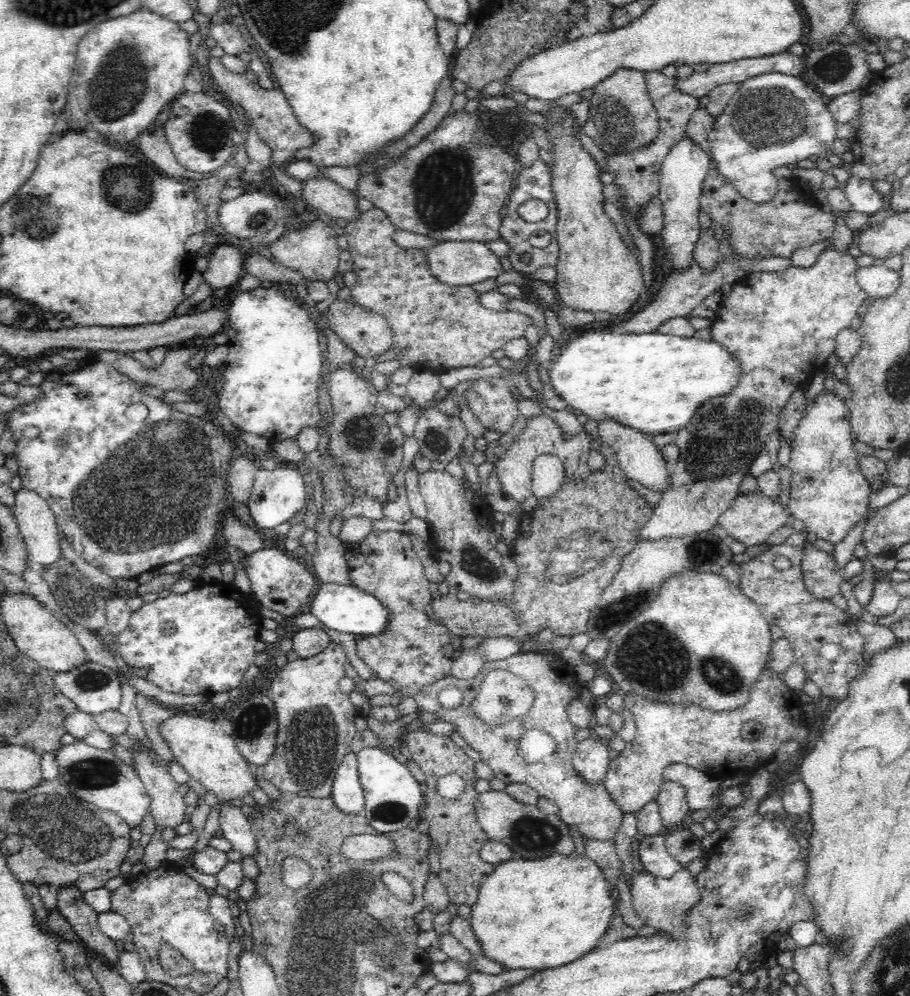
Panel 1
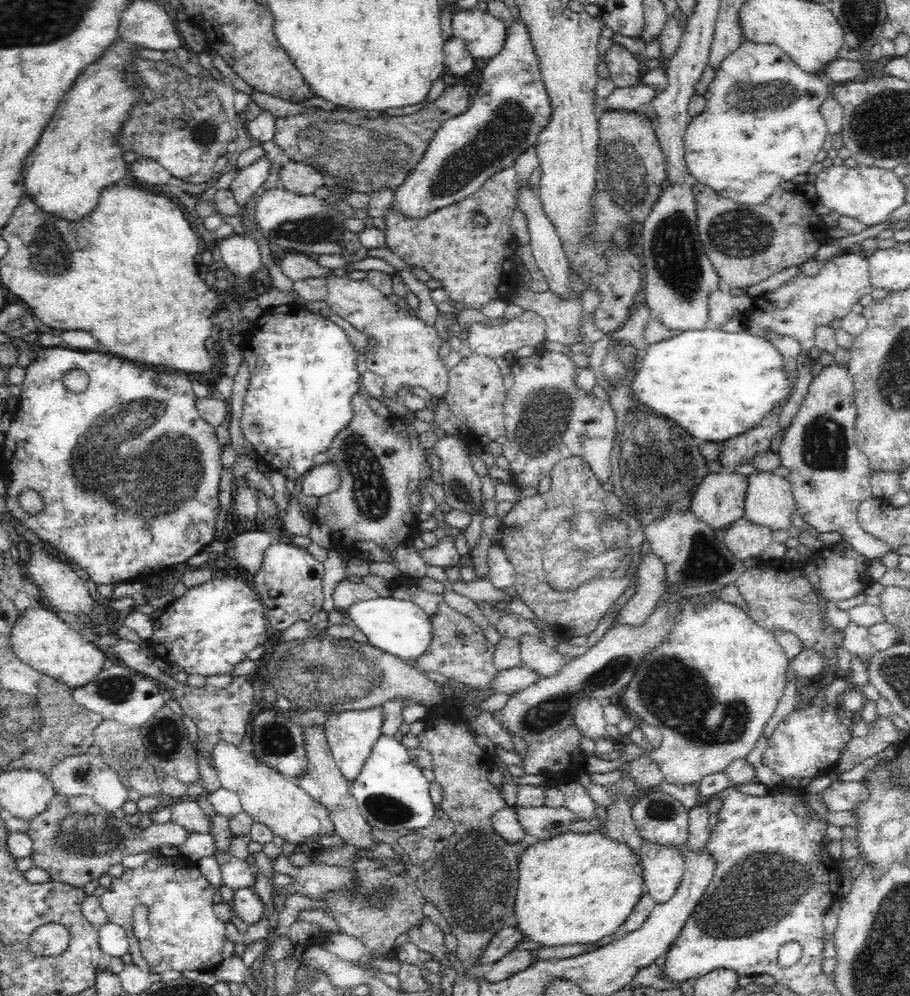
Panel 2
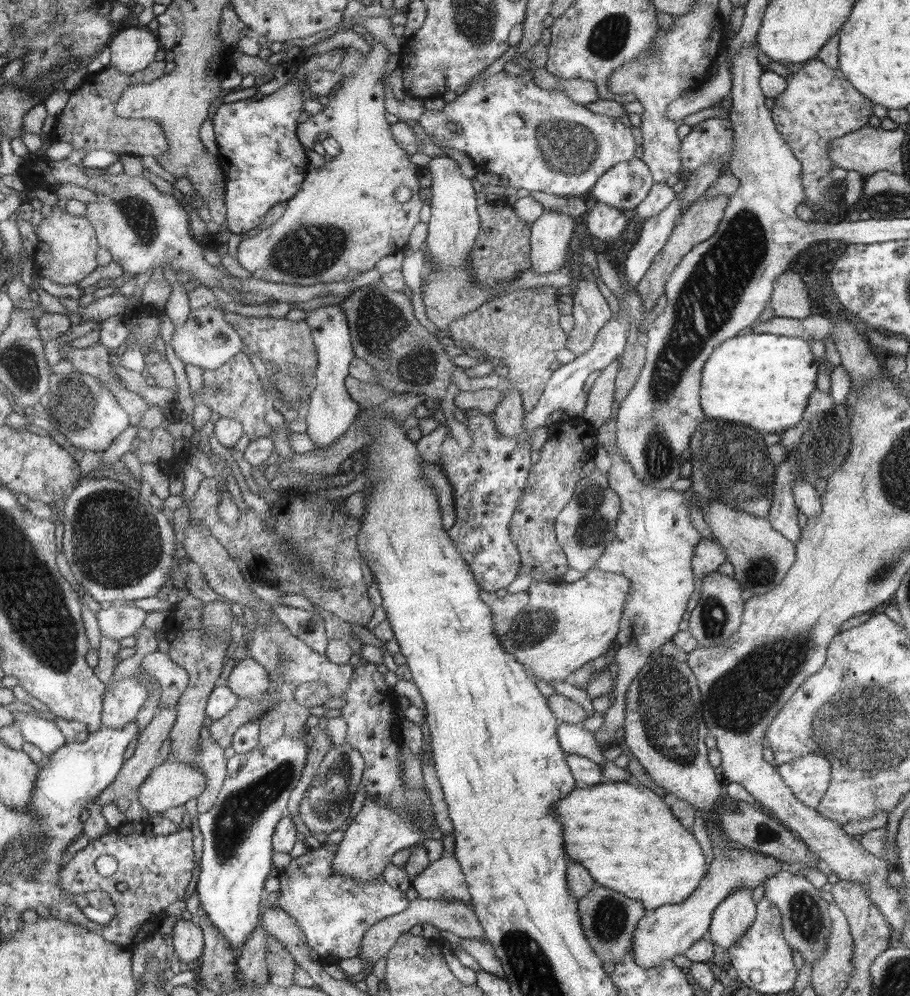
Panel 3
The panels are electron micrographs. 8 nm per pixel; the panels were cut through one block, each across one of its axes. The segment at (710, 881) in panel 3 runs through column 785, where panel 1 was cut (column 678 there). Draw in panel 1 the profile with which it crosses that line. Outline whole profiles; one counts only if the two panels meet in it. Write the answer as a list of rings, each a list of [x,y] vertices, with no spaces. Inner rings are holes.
[[[664,834],[646,835],[639,841],[640,861],[644,870],[660,878],[670,878],[684,868],[666,849]]]

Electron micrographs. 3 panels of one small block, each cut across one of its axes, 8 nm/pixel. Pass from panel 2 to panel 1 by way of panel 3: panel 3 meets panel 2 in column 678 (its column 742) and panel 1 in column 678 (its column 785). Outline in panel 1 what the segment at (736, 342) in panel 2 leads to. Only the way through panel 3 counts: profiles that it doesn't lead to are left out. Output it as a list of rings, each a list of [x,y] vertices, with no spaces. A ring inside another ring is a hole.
[[[586,330],[586,332],[578,333],[578,336],[574,340],[564,344],[564,351],[558,356],[556,362],[548,362],[546,369],[550,374],[550,381],[552,387],[557,394],[567,402],[567,406],[570,405],[576,410],[583,412],[585,418],[591,418],[592,420],[601,421],[602,419],[612,419],[618,421],[620,424],[624,424],[631,429],[639,430],[639,432],[648,434],[654,439],[659,434],[674,434],[678,429],[684,428],[686,424],[693,419],[696,410],[708,402],[710,399],[720,398],[724,395],[729,395],[733,392],[738,384],[741,384],[741,377],[744,375],[744,369],[741,366],[741,361],[737,359],[732,353],[726,349],[725,345],[718,344],[717,341],[712,341],[708,337],[704,337],[698,334],[695,337],[680,337],[661,333],[641,333],[641,334],[627,334],[616,333],[609,330]]]

